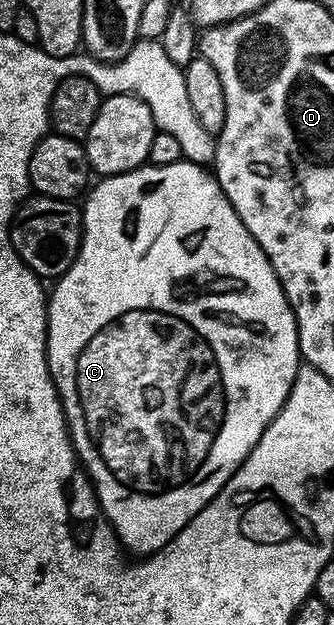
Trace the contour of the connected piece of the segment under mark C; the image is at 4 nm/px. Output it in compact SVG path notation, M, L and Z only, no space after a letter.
M184 159L166 165L146 163L140 169L105 175L98 181L101 182L97 186L94 184L84 198L81 245L74 261L64 274L56 278L54 285L57 286L47 293L45 357L49 361L53 385L61 397L65 423L73 439L77 460L93 483L105 520L130 554L148 555L159 552L229 482L229 477L245 462L265 428L273 422L289 398L295 375L301 370L303 362L295 315L287 295L263 247L259 247L251 231L243 227L243 219L239 219L235 207L231 207L216 176L208 168Z

